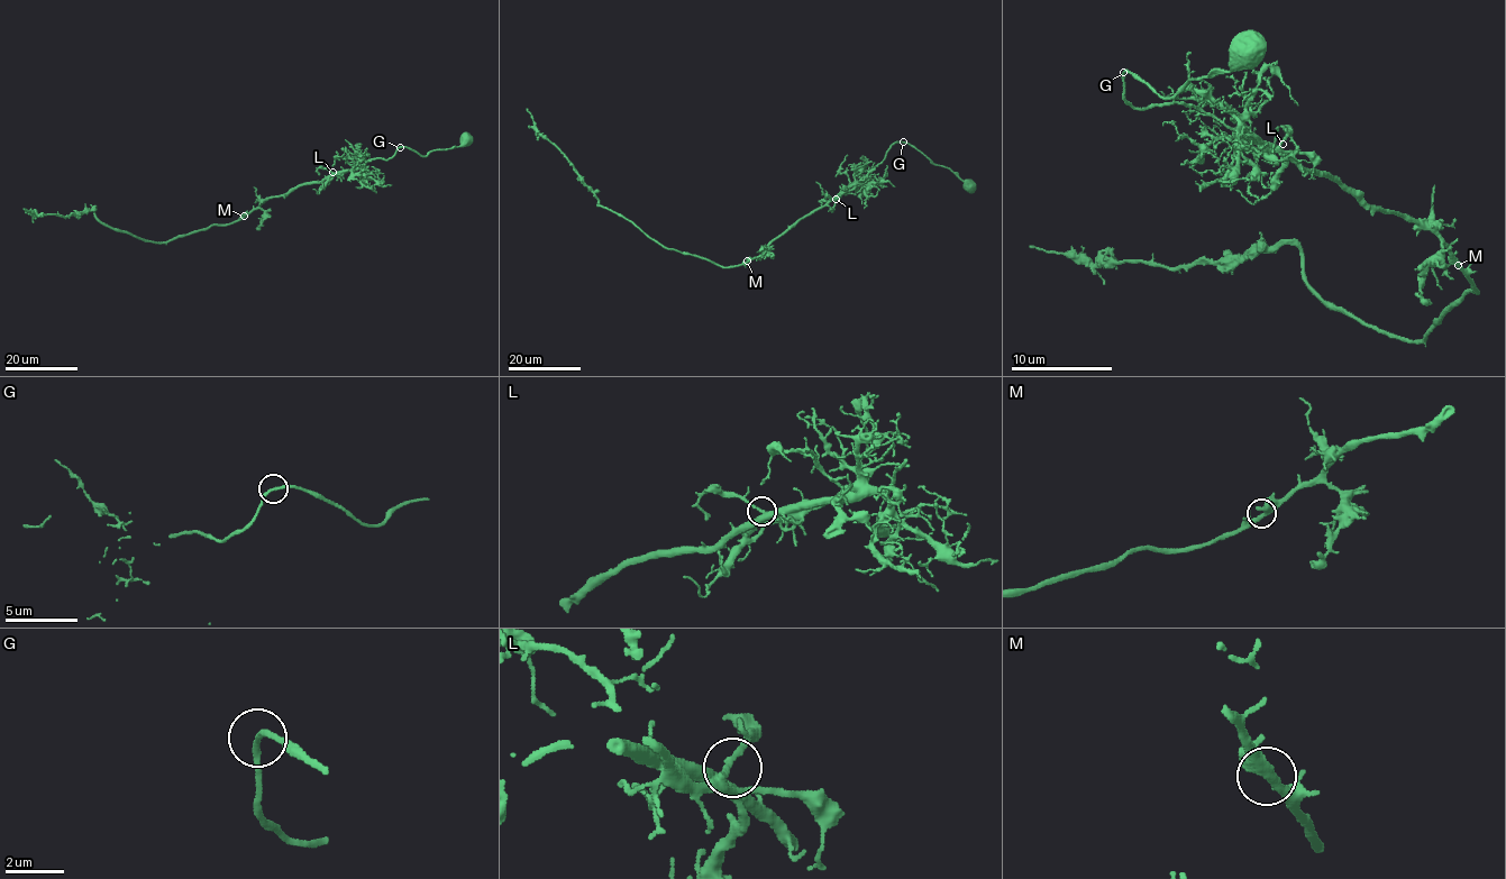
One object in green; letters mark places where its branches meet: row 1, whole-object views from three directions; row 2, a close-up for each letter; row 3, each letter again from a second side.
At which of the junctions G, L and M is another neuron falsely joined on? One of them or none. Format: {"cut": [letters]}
{"cut": []}

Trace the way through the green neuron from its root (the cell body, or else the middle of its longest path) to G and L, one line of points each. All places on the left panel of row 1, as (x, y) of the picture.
G: (246, 216), (270, 198), (361, 168), (372, 158), (388, 159), (399, 147)
L: (246, 216), (270, 198), (284, 195), (302, 184), (320, 182), (332, 172)

